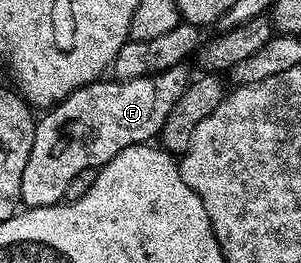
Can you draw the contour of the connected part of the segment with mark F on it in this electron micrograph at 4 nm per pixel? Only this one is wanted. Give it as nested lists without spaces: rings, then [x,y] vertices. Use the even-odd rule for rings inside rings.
[[[185,67],[169,68],[156,76],[141,76],[131,80],[103,78],[93,84],[78,88],[68,99],[60,101],[45,113],[46,116],[34,125],[34,141],[28,154],[28,162],[24,166],[24,178],[20,182],[21,203],[26,208],[52,206],[65,197],[68,182],[80,174],[80,170],[102,168],[120,150],[128,150],[128,146],[151,143],[161,133],[164,118],[172,114],[172,106],[184,94],[190,84],[191,73],[185,72]]]

